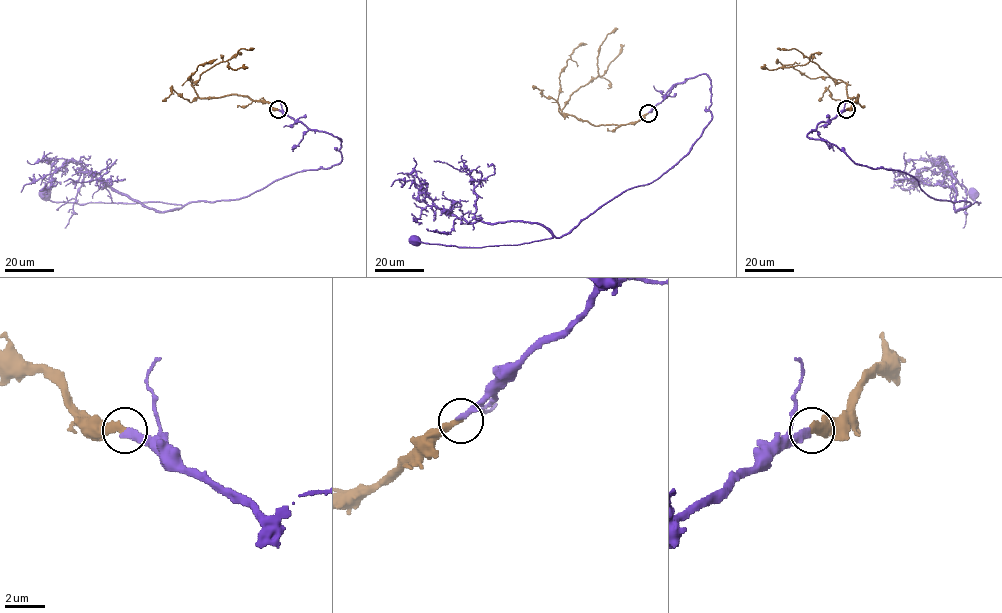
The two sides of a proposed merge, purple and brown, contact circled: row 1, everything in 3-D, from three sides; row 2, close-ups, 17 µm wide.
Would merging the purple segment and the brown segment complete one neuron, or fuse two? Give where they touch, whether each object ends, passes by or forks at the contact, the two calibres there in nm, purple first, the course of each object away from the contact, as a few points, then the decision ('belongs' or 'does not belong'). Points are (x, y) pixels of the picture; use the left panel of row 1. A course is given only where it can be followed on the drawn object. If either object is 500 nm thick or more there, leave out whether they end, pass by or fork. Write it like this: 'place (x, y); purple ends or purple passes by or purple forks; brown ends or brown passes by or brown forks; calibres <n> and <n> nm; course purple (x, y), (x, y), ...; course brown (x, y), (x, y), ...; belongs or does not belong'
place (278, 109); purple ends; brown ends; calibres 380 and 380 nm; course purple (278, 109), (340, 139), (341, 161), (290, 174), (232, 200), (78, 204), (53, 202), (47, 195); course brown (277, 109), (235, 94), (200, 98), (192, 84), (222, 61), (231, 69), (248, 67); belongs

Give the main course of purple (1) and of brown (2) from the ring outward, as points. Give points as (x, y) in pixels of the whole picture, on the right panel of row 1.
1: (846, 109), (807, 136), (826, 140), (857, 164), (909, 174), (937, 200), (978, 204), (973, 195)
2: (846, 109), (859, 95), (848, 98), (846, 84), (836, 82), (813, 61), (777, 69), (761, 67)

